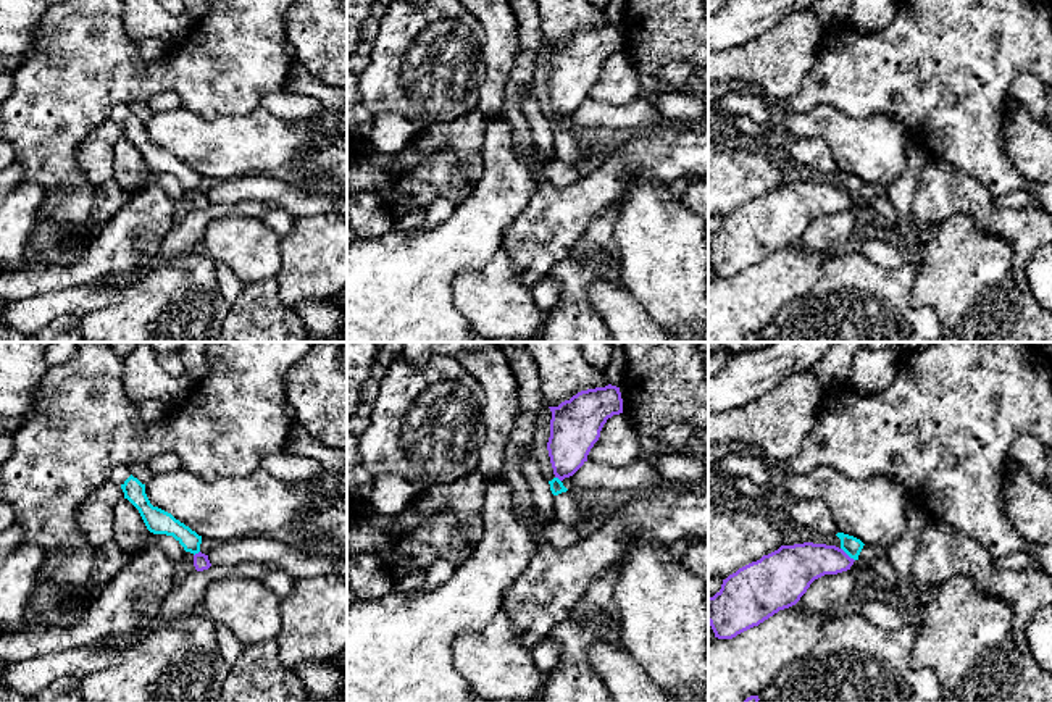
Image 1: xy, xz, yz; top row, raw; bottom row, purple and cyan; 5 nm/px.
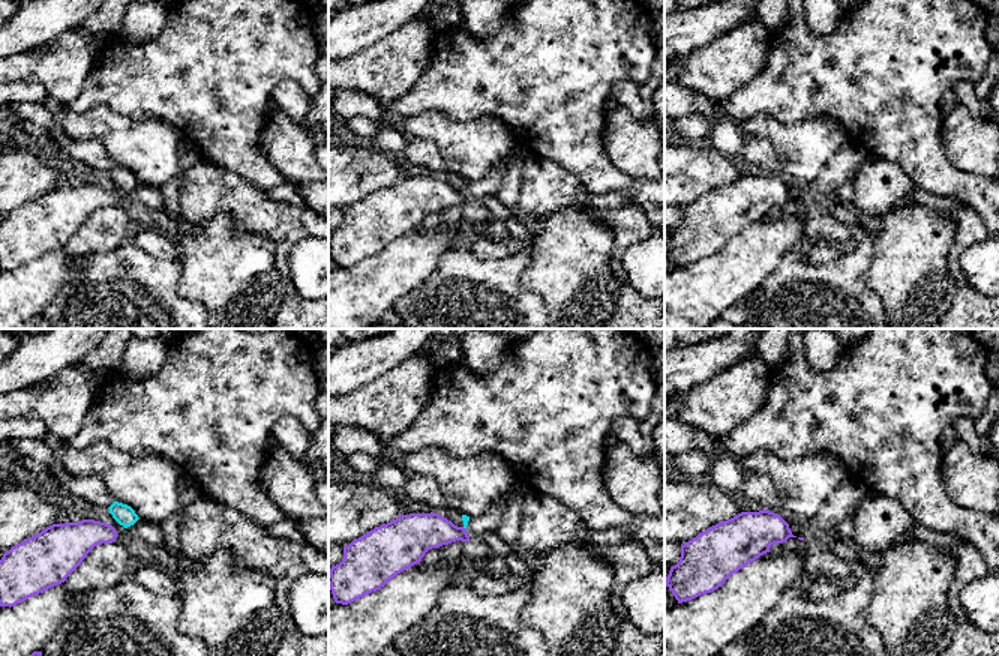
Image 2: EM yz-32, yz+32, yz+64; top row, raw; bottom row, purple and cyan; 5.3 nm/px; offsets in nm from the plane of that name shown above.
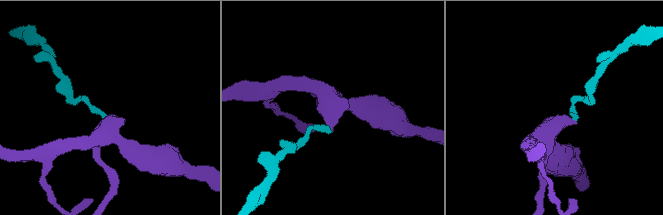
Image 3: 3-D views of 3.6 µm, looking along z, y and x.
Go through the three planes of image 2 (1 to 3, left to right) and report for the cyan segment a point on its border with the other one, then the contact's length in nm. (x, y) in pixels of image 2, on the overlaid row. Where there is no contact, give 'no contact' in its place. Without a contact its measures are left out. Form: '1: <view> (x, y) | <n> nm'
1: no contact
2: yz+32 (462, 527) | 30 nm
3: no contact

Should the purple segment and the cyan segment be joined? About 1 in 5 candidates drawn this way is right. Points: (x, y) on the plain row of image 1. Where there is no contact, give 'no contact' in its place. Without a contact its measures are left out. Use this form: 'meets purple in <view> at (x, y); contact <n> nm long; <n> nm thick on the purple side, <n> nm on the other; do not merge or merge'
meets purple in yz at (846, 192); contact 100 nm long; 220 nm thick on the purple side, 90 nm on the other; do not merge

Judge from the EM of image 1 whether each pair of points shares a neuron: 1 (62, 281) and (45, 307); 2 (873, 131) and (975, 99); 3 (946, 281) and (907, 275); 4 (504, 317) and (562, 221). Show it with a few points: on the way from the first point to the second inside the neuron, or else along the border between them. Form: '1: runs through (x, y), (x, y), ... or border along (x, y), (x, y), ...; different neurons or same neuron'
1: border along (92, 281), (18, 300); different neurons
2: border along (862, 116), (889, 115), (905, 129), (910, 139); different neurons
3: border along (912, 259), (917, 278), (910, 300), (935, 309); different neurons
4: border along (502, 250), (513, 271), (531, 289); different neurons

